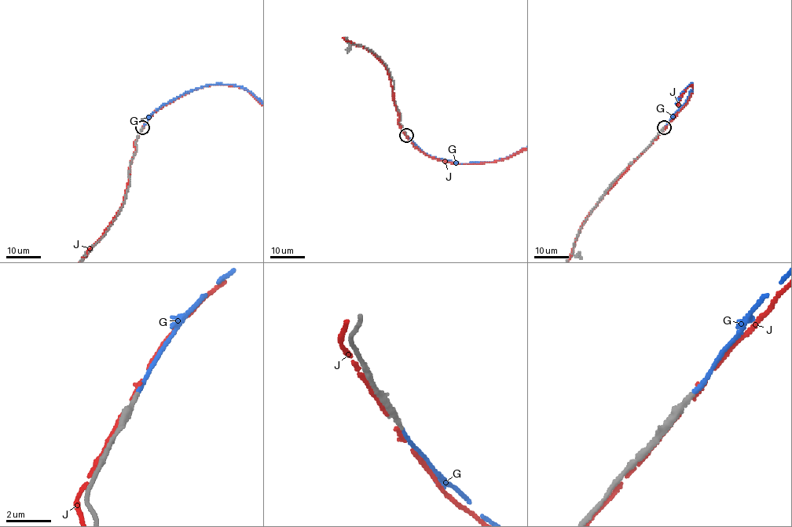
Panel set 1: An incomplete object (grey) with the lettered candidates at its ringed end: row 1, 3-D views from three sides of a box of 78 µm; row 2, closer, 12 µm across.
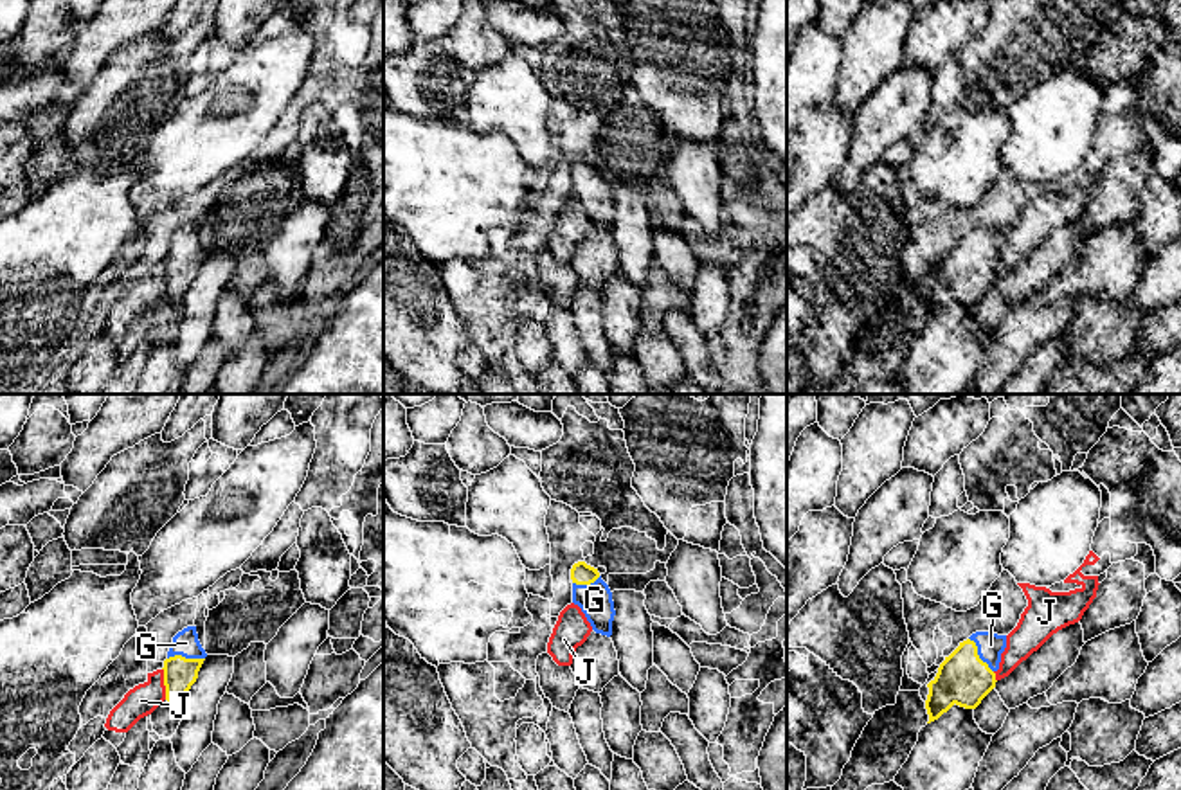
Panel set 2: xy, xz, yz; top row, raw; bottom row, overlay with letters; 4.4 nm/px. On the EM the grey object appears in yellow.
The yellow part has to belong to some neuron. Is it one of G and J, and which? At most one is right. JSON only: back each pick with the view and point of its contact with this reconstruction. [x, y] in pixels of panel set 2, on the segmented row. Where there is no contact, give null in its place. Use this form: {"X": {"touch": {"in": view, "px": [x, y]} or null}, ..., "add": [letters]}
{"G": {"touch": {"in": "xy", "px": [184, 657]}}, "add": ["G"]}

